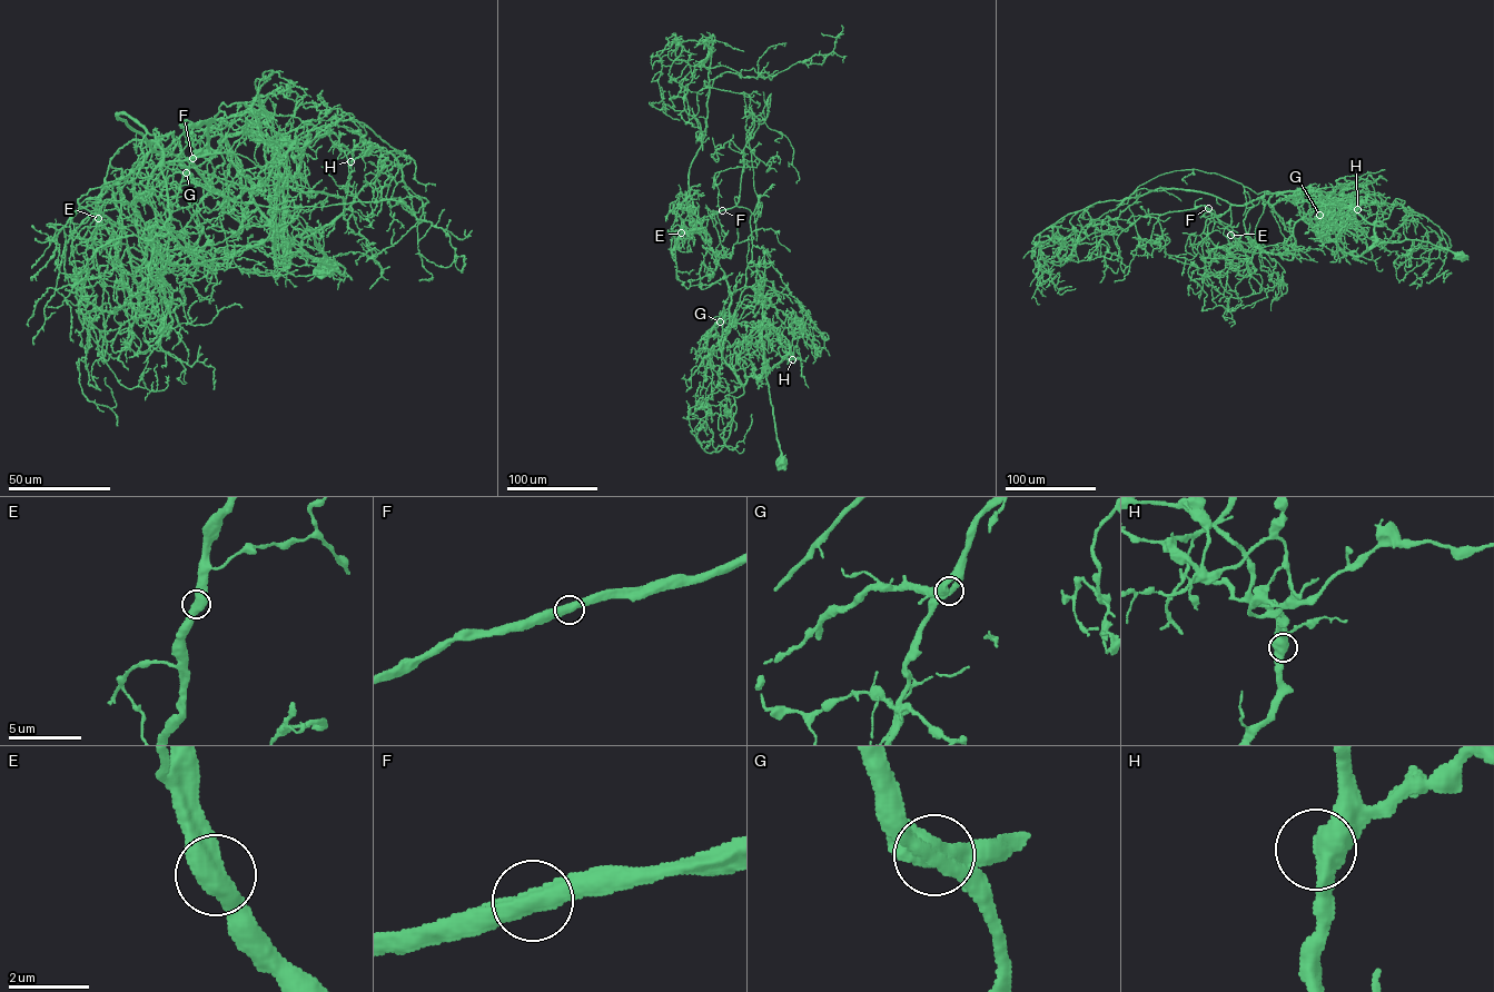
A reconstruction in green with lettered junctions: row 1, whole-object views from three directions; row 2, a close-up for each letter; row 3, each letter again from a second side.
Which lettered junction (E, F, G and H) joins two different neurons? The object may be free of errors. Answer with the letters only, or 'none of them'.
none of them

